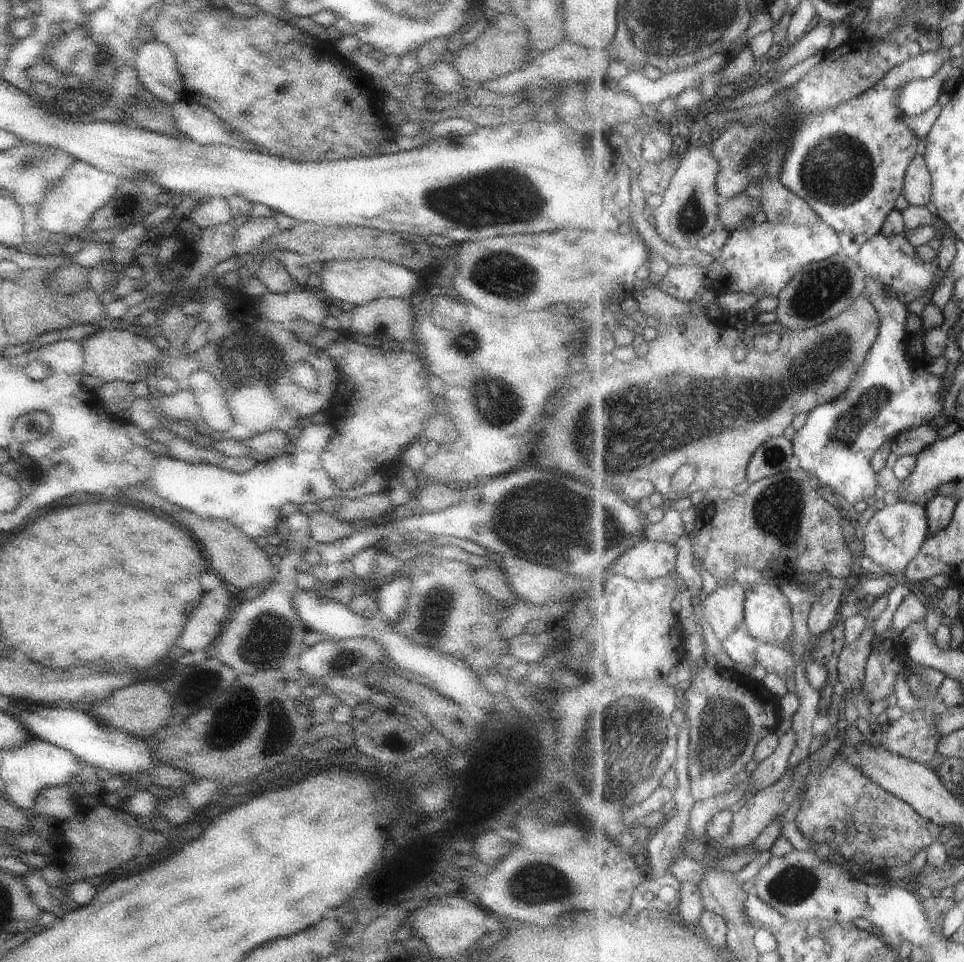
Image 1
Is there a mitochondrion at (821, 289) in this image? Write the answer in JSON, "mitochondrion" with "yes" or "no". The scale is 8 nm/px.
{"mitochondrion":"yes"}

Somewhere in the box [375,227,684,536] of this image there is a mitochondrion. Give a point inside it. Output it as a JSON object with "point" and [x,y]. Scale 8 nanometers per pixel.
{"point":[501,275]}

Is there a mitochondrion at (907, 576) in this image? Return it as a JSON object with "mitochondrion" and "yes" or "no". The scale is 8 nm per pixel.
{"mitochondrion":"no"}

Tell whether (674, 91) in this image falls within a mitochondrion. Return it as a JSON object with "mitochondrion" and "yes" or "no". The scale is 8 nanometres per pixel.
{"mitochondrion":"no"}

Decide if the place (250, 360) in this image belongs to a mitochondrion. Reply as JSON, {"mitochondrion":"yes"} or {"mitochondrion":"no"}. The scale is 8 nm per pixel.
{"mitochondrion":"yes"}

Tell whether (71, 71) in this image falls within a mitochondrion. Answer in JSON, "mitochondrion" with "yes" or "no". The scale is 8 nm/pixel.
{"mitochondrion":"yes"}

